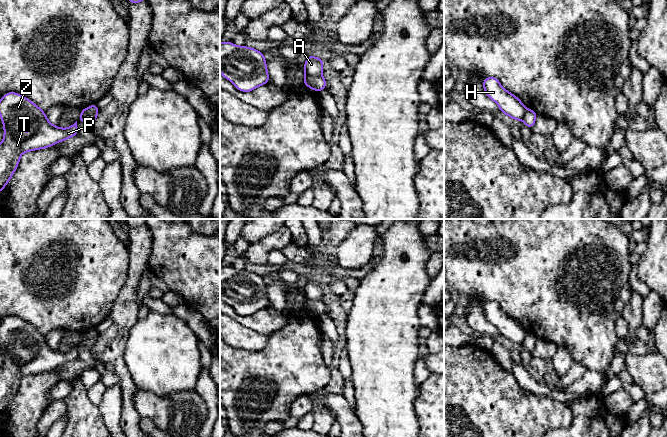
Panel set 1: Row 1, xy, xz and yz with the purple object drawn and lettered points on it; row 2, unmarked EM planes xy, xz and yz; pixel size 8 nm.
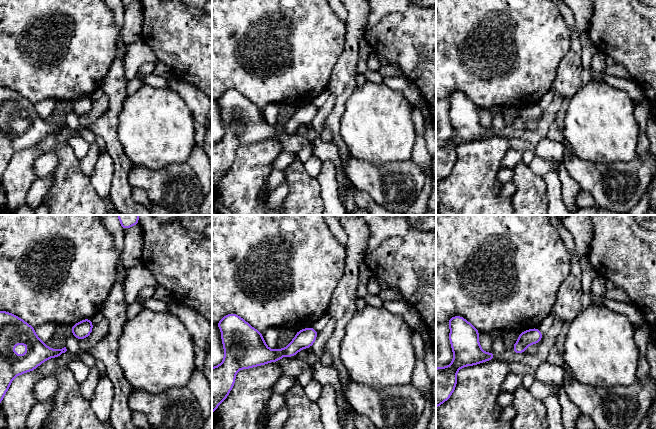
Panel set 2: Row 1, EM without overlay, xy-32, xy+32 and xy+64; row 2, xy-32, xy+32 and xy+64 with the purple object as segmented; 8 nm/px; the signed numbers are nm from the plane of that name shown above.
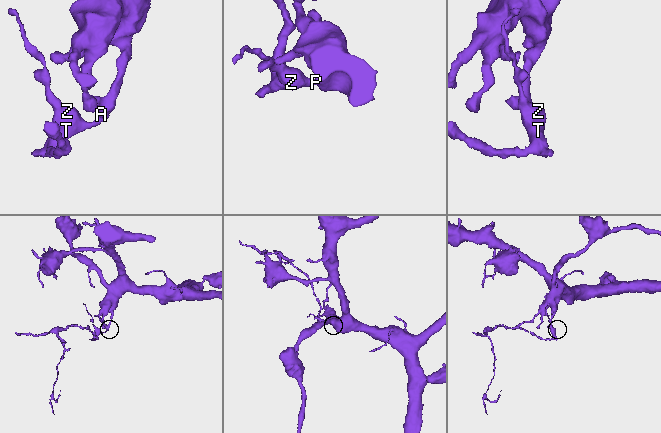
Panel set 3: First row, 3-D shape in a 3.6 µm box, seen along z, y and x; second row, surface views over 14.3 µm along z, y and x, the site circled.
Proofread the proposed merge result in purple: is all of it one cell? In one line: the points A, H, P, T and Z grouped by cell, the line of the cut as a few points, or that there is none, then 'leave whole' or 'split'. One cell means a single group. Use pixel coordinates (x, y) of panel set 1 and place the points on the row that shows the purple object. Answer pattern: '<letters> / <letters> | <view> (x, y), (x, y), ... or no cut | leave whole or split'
A H / P T Z | xy (81, 110), (87, 113), (97, 113) | split

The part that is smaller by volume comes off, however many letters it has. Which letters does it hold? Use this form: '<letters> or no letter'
P, T, Z

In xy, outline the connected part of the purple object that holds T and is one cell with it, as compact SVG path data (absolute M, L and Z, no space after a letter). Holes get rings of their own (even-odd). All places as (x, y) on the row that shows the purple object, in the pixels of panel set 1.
M15 92L6 93L0 100L0 117L4 126L4 139L0 143L0 191L11 179L24 152L48 148L78 134L77 121L66 129L56 127L49 122L45 112L36 104ZM23 125L31 128L29 134L23 133Z

